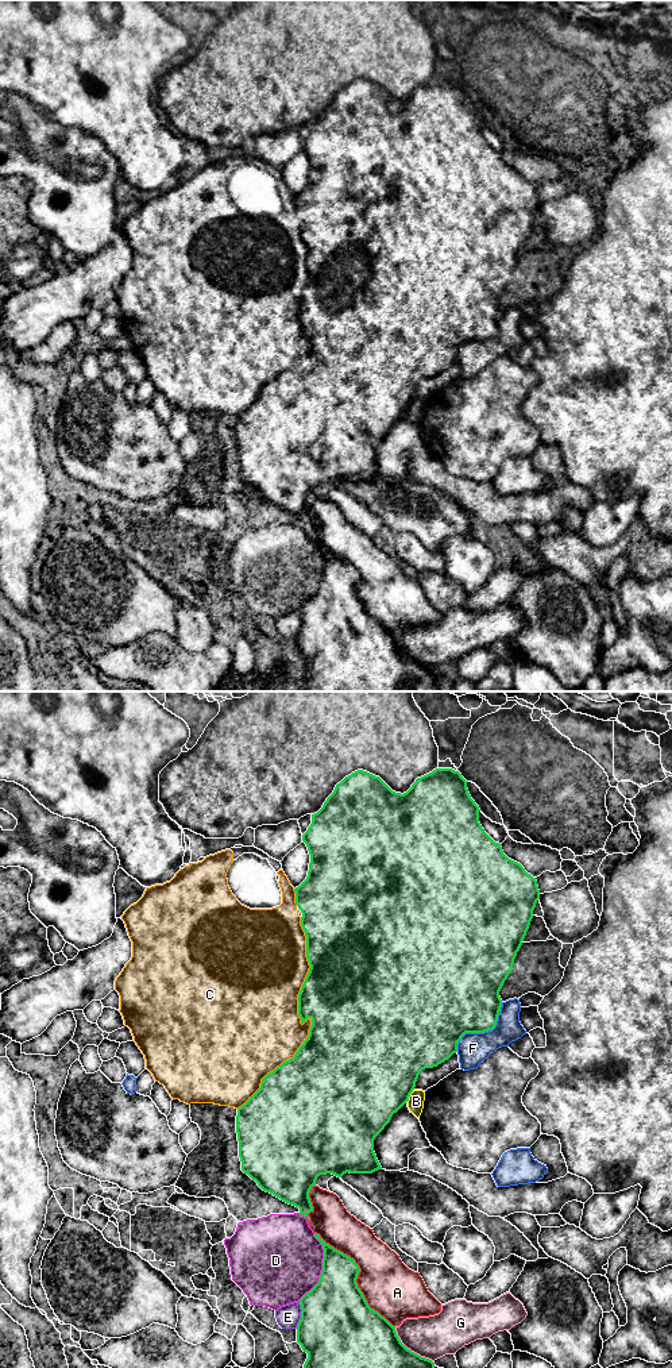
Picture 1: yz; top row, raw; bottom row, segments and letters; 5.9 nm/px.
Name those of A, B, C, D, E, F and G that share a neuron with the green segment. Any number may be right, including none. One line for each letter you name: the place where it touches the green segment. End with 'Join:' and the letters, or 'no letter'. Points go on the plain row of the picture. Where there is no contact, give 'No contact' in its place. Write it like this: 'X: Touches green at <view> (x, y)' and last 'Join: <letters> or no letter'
Join: no letter

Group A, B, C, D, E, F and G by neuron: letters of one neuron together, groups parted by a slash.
A / B / C / D / E / F / G

